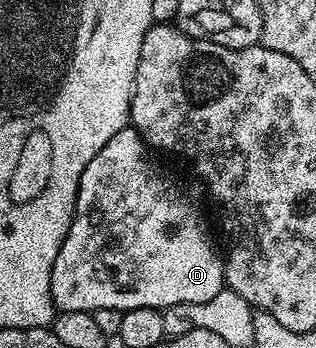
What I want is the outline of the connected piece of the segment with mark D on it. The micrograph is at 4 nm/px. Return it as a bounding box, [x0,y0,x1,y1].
[50,128,225,312]

